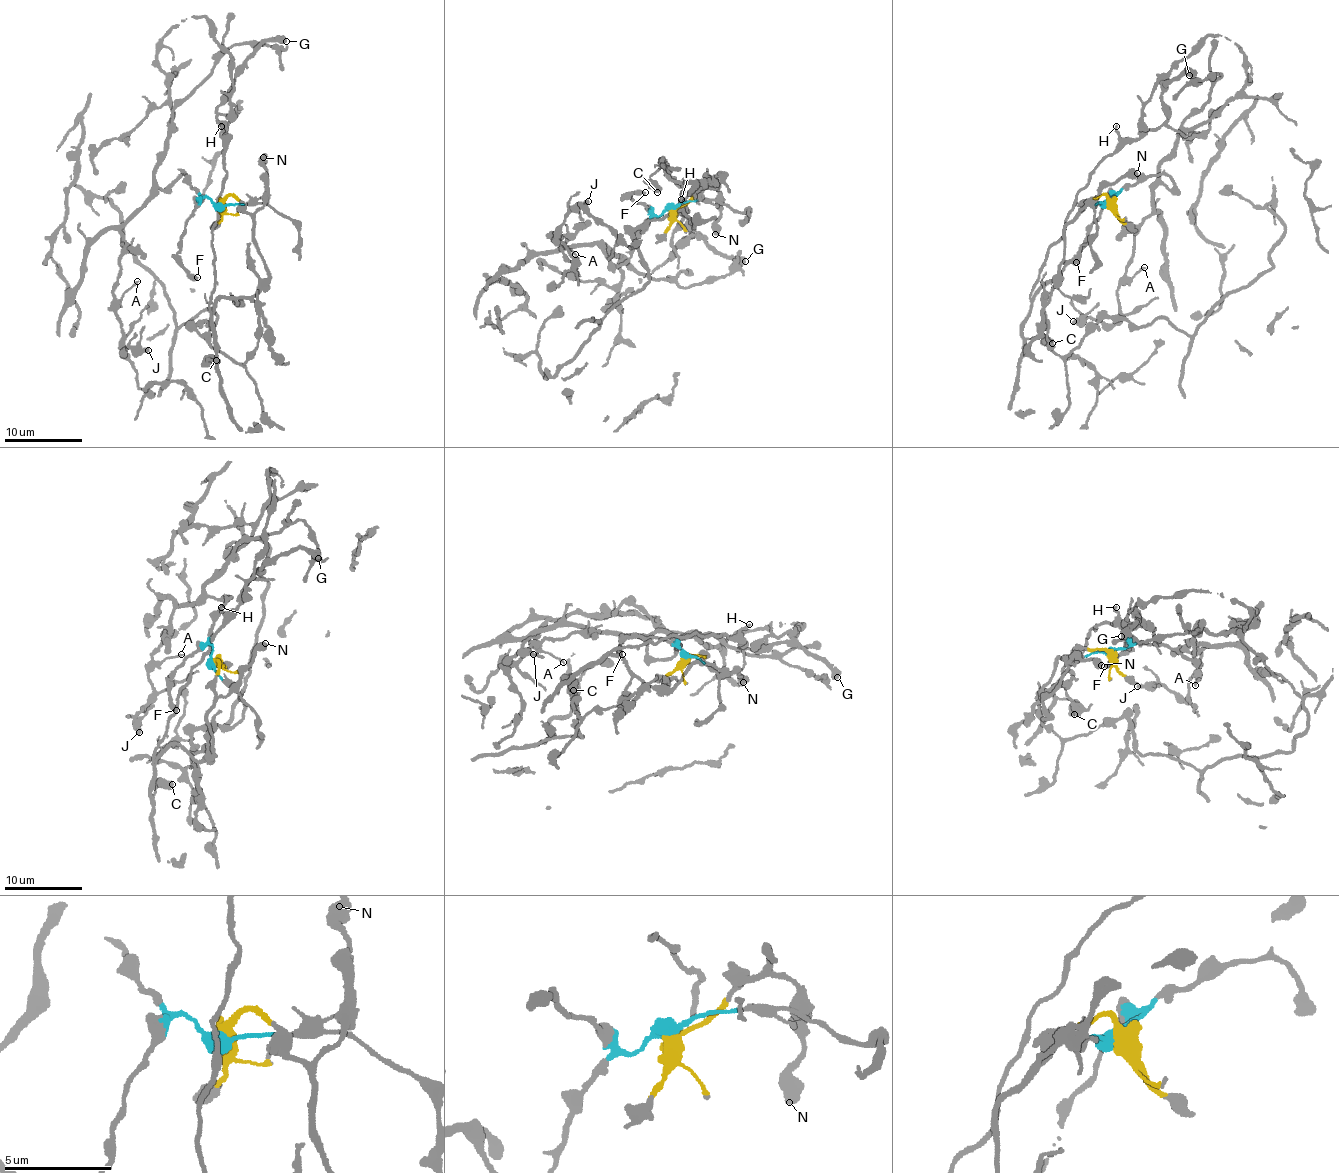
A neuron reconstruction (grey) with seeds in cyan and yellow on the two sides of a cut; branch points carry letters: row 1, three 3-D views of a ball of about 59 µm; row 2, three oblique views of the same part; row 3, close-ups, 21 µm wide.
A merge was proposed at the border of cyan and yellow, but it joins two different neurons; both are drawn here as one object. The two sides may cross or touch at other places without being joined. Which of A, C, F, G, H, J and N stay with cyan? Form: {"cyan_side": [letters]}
{"cyan_side": ["A", "F", "J"]}

